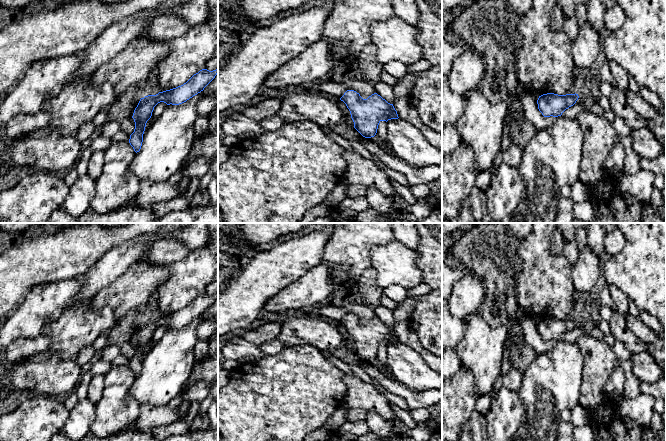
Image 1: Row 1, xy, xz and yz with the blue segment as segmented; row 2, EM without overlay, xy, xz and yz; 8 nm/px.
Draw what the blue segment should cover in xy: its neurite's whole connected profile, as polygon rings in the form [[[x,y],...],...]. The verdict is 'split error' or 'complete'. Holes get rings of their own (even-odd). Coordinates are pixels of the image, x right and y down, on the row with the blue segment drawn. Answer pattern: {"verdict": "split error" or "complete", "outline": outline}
{"verdict": "complete", "outline": [[[202,69],[181,86],[141,98],[132,116],[135,129],[130,135],[129,143],[134,151],[136,153],[140,151],[146,123],[151,118],[154,107],[158,103],[164,102],[167,105],[182,104],[203,91],[217,74],[217,69],[213,71]]]}

